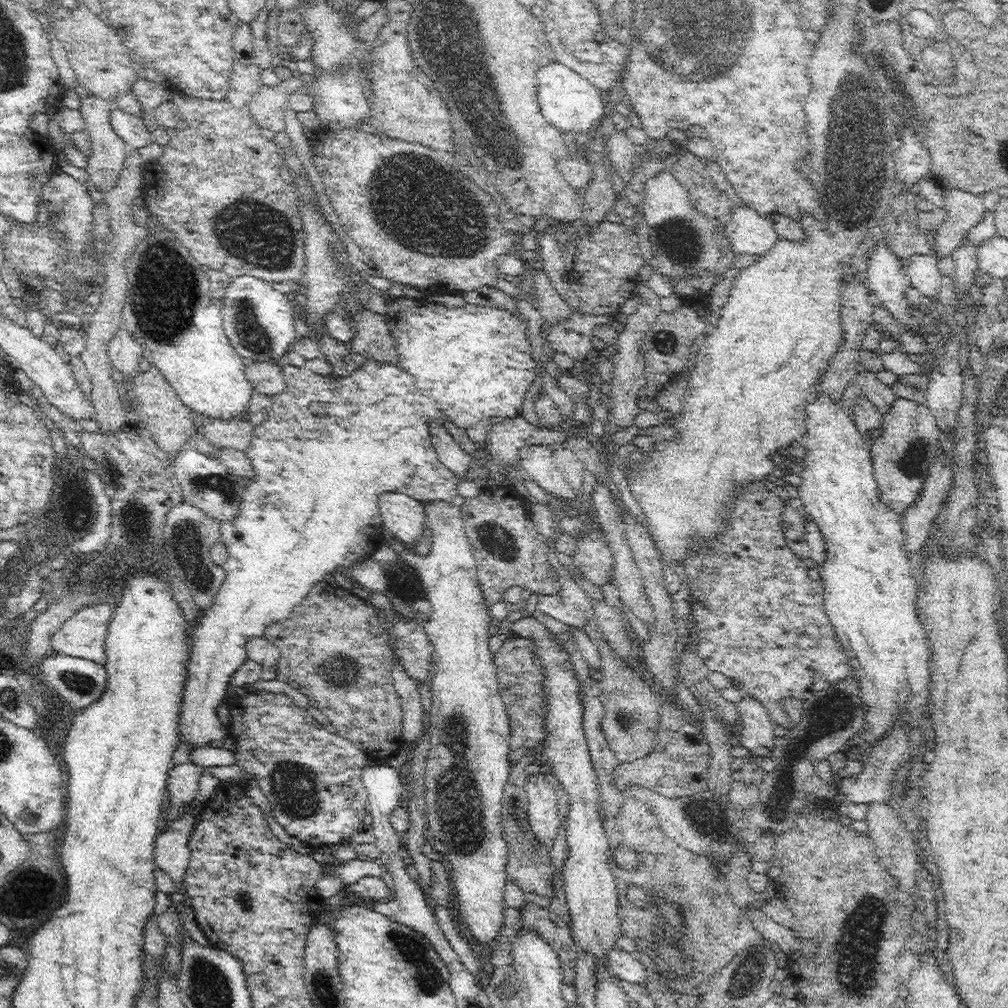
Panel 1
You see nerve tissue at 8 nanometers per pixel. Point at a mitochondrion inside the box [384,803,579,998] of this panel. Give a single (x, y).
(426, 971)

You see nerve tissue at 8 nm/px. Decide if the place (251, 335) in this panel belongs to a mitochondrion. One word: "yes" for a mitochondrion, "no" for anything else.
yes

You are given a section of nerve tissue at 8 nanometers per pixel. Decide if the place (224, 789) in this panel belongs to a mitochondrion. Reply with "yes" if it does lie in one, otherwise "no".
no

